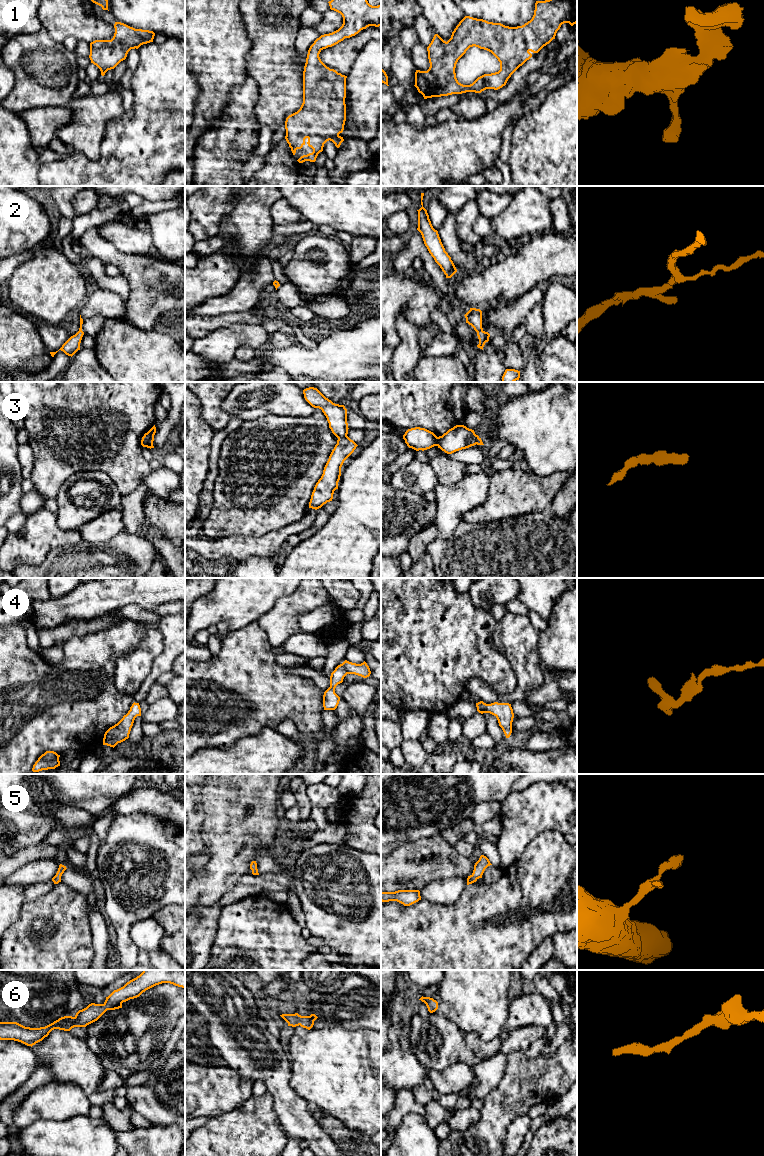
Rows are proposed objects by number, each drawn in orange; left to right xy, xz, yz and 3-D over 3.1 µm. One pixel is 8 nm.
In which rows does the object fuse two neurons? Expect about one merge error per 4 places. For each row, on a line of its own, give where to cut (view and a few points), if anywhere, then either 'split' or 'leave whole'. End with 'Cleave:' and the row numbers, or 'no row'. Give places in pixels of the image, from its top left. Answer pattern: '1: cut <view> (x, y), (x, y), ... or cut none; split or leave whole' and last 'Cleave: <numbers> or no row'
1: cut none; leave whole
2: cut none; leave whole
3: cut none; leave whole
4: cut none; leave whole
5: cut none; leave whole
6: cut none; leave whole
Cleave: no row

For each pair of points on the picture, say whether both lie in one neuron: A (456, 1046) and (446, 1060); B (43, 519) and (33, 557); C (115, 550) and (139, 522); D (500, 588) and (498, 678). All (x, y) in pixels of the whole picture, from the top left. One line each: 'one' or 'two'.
A: one
B: one
C: two
D: two

